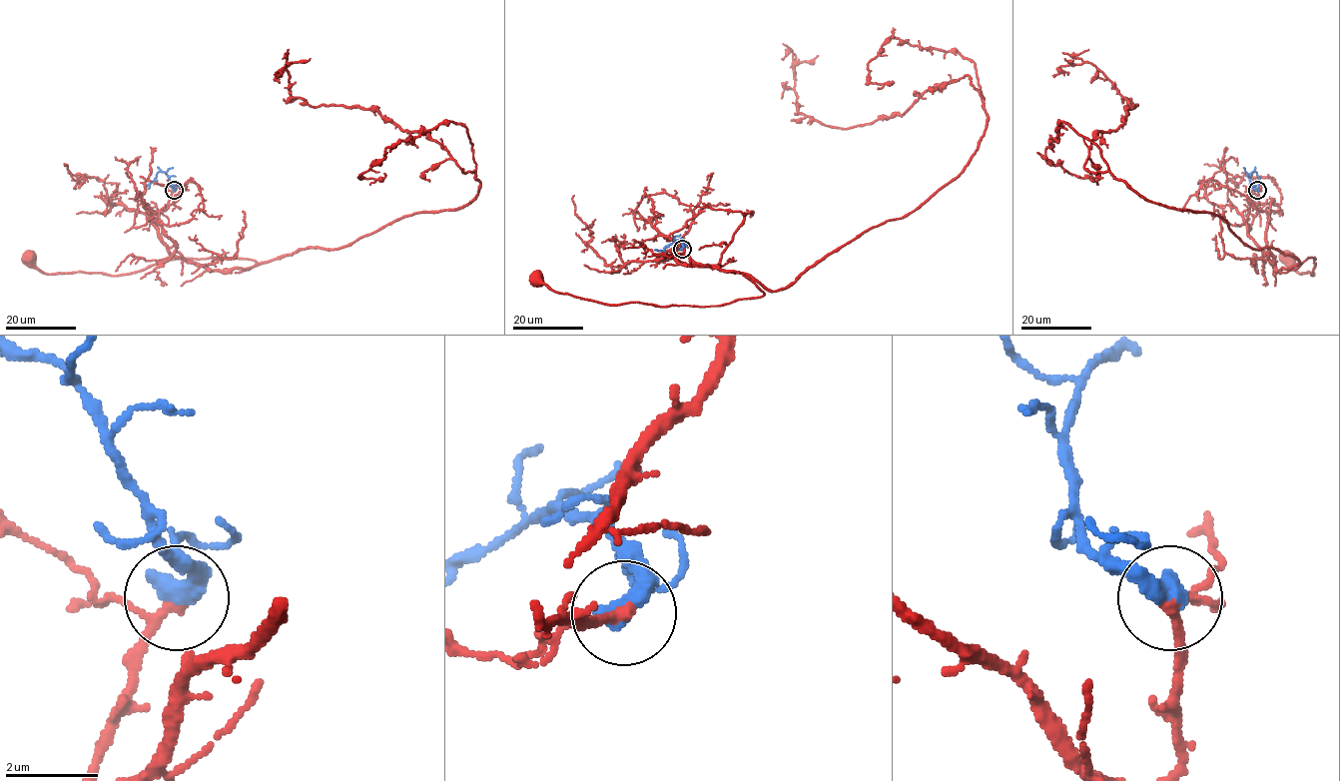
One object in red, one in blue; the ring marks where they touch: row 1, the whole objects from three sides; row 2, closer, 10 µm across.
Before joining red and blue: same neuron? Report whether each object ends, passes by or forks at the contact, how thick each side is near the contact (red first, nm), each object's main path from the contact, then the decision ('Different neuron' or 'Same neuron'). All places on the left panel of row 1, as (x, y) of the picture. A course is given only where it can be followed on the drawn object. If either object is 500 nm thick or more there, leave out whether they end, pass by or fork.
Thickness 190 nm (red) against 500 nm. Course of red: (174, 191), (149, 215), (172, 254), (211, 270), (256, 264), (168, 260), (117, 276), (44, 274), (26, 257). Course of blue: (174, 191), (164, 172), (157, 174), (149, 189). Same neuron

